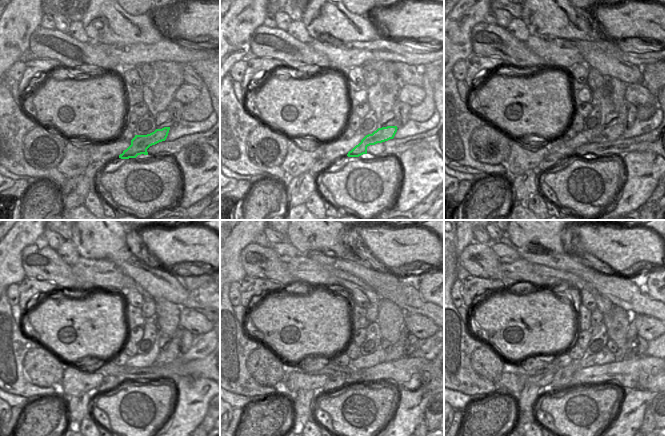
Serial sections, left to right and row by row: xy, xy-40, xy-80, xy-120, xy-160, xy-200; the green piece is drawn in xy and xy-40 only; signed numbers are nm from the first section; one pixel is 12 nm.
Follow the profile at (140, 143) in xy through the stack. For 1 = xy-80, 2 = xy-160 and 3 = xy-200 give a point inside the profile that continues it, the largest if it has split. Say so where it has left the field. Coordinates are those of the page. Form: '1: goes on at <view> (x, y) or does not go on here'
1: goes on at xy-80 (612, 133)
2: goes on at xy-160 (397, 352)
3: goes on at xy-200 (632, 330)

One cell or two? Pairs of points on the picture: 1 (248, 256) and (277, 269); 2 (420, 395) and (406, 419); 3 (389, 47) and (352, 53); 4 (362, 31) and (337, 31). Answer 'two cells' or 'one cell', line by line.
1: one cell
2: one cell
3: one cell
4: one cell

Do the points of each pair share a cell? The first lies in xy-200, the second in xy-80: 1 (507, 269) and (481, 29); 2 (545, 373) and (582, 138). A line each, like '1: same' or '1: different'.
1: different
2: different

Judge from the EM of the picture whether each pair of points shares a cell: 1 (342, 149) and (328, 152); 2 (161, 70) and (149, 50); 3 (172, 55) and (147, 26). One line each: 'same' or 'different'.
1: same
2: different
3: different

